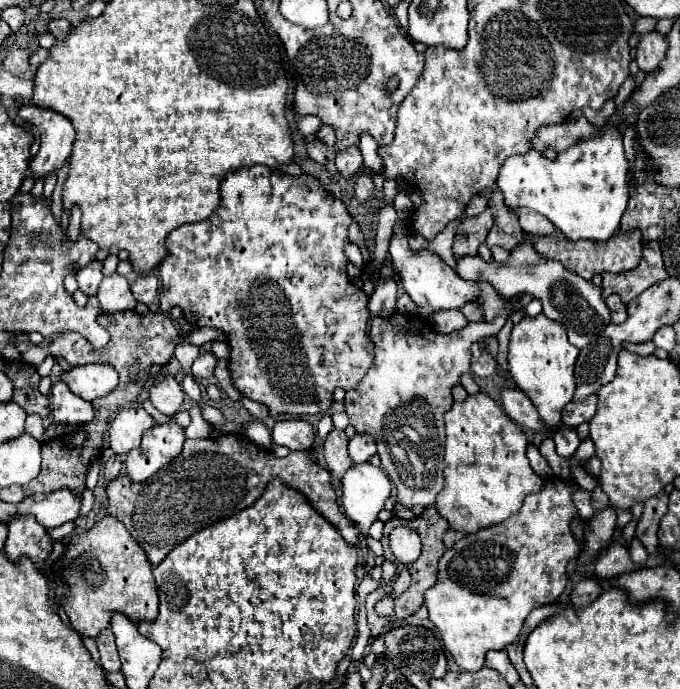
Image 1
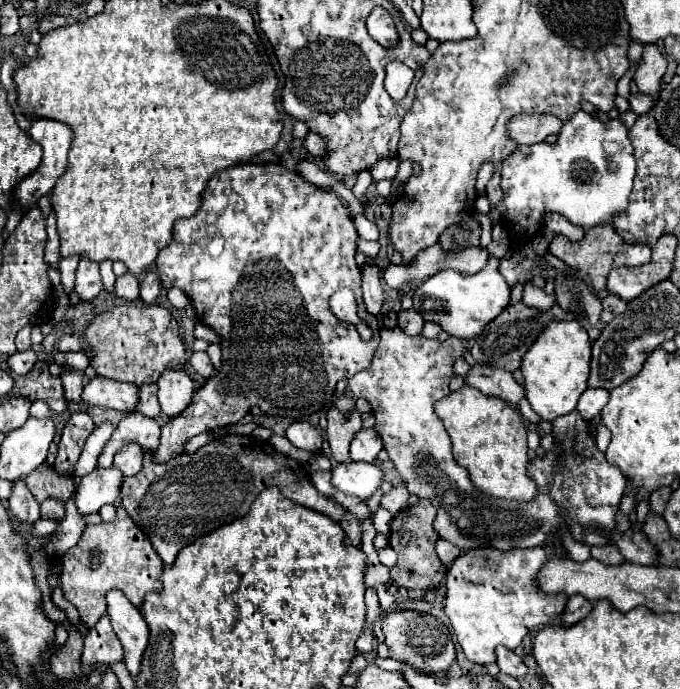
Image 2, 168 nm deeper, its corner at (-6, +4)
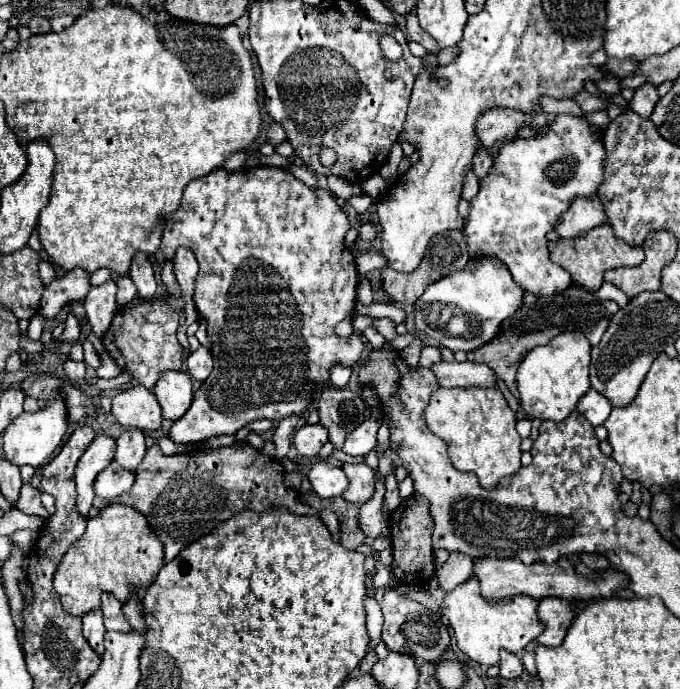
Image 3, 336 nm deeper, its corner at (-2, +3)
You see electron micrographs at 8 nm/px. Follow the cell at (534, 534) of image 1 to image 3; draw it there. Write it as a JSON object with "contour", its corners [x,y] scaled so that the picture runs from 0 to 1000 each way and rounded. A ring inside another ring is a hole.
{"contour":[[[699,840],[678,846],[672,855],[654,864],[651,893],[660,898],[669,916],[672,939],[696,959],[716,968],[734,962],[737,942],[746,942],[749,948],[763,948],[799,916],[790,898],[790,869],[781,869],[778,864],[757,864],[746,875],[719,875],[707,869]]]}

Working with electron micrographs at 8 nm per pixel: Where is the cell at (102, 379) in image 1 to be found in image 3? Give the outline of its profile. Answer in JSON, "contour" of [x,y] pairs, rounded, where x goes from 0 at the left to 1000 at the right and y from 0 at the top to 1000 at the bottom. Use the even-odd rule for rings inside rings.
{"contour":[[[199,559],[196,565],[169,573],[163,599],[175,617],[207,626],[231,626],[240,614],[231,576],[210,559]]]}

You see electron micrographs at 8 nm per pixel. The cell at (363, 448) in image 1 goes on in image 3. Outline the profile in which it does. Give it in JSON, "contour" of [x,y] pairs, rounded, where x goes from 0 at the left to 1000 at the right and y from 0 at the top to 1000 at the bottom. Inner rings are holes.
{"contour":[[[543,605],[537,608],[522,626],[516,626],[507,637],[504,657],[519,660],[519,663],[534,663],[540,660],[551,643],[554,643],[554,623],[560,620],[560,605]]]}

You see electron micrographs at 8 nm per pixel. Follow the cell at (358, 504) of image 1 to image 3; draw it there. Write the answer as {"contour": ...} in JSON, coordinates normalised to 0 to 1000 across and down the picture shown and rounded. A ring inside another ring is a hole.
{"contour":[[[463,669],[451,687],[451,695],[457,701],[460,716],[466,716],[475,724],[499,721],[501,713],[507,713],[510,707],[510,695],[501,678],[487,675],[481,669]]]}

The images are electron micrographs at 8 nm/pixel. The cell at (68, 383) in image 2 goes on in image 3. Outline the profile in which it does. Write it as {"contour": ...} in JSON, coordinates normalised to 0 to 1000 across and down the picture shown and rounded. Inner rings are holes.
{"contour":[[[99,521],[99,524],[96,524],[96,544],[99,544],[104,553],[116,556],[116,553],[122,550],[122,544],[125,544],[125,527],[110,527],[110,524]]]}

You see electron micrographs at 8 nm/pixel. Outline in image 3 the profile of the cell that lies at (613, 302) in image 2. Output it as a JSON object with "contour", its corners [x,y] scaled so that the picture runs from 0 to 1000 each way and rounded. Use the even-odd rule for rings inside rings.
{"contour":[[[840,414],[828,425],[819,425],[810,431],[793,431],[787,443],[769,443],[766,451],[760,451],[760,457],[754,457],[754,463],[749,463],[749,469],[737,475],[734,489],[719,495],[713,504],[704,504],[701,509],[696,509],[696,515],[701,527],[713,527],[716,533],[722,533],[725,541],[746,556],[749,567],[757,576],[763,576],[757,562],[757,538],[766,521],[772,518],[772,512],[778,512],[787,501],[807,498],[816,486],[825,486],[831,480],[854,480],[866,492],[866,498],[875,504],[881,501],[899,460],[907,451],[910,451],[910,443],[904,437],[884,437],[875,428],[866,428],[866,422],[849,414]]]}

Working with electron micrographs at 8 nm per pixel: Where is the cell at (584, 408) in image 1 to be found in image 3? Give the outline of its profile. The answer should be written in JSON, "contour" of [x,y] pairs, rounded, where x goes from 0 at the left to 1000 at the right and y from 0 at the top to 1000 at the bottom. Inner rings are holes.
{"contour":[[[866,565],[863,573],[849,585],[849,597],[857,599],[872,620],[887,617],[890,608],[896,605],[899,594],[901,594],[899,585],[896,585],[884,570],[878,570],[878,567],[872,567],[872,565]]]}

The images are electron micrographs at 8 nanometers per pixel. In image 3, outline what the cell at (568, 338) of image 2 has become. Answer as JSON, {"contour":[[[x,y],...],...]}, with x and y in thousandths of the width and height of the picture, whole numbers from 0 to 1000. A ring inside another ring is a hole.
{"contour":[[[851,480],[819,486],[807,501],[778,509],[760,533],[760,559],[766,576],[766,594],[796,611],[828,611],[866,567],[866,530],[869,501]]]}

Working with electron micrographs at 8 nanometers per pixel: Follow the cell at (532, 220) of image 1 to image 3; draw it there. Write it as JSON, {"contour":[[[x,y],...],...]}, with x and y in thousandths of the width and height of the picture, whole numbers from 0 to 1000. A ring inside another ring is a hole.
{"contour":[[[878,283],[872,286],[849,286],[840,300],[825,312],[816,335],[825,344],[849,344],[857,335],[866,335],[893,321],[890,303]]]}

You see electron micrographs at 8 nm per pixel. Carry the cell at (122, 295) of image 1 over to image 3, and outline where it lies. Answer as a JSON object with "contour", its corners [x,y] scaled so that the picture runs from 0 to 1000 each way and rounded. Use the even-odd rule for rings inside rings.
{"contour":[[[190,399],[175,402],[175,405],[172,405],[172,443],[181,446],[181,443],[193,440],[193,437],[199,434],[199,428],[201,428],[201,419],[199,419],[199,414],[193,411],[193,402],[190,402]]]}

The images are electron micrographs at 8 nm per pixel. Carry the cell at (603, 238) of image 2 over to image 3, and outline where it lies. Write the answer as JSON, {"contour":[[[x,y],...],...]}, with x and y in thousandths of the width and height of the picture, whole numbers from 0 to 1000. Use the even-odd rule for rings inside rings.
{"contour":[[[887,324],[881,329],[872,329],[843,347],[822,347],[822,353],[807,353],[810,379],[834,390],[843,402],[846,414],[854,414],[863,422],[881,422],[887,396],[907,388],[934,388],[946,379],[946,361],[928,358],[919,350],[913,350],[896,324]]]}

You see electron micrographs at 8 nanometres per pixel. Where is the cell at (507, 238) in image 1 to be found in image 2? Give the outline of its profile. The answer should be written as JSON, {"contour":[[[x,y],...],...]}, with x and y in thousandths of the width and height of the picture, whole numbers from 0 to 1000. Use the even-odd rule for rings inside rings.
{"contour":[[[728,250],[725,253],[725,258],[719,261],[719,267],[716,267],[716,287],[719,287],[719,293],[722,293],[722,299],[731,299],[737,290],[740,290],[740,276],[737,276],[737,270],[734,270],[734,250]]]}

